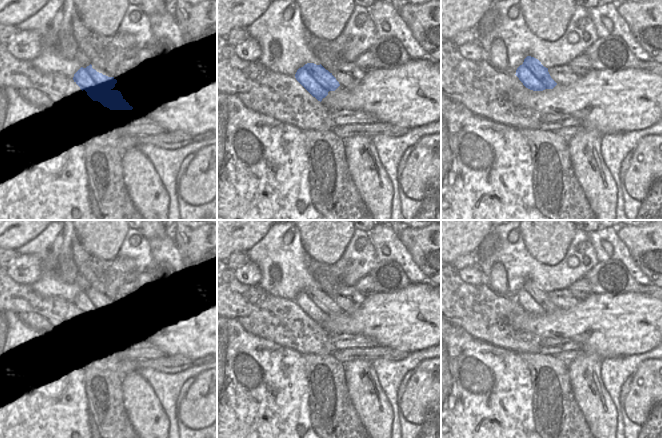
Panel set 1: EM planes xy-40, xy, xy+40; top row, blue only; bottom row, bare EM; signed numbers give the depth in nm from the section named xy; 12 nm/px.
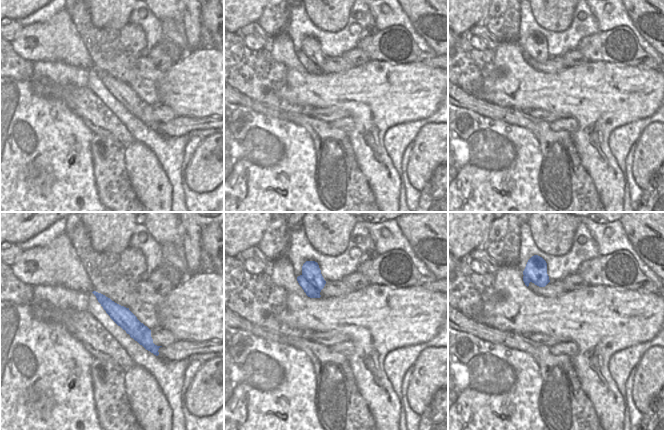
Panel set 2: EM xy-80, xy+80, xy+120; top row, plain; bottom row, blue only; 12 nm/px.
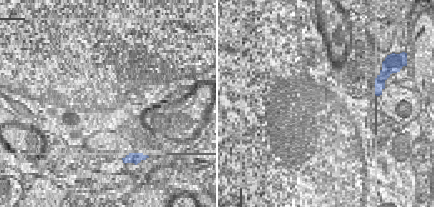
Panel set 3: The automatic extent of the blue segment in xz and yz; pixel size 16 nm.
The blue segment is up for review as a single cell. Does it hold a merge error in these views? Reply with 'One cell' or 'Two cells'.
One cell

